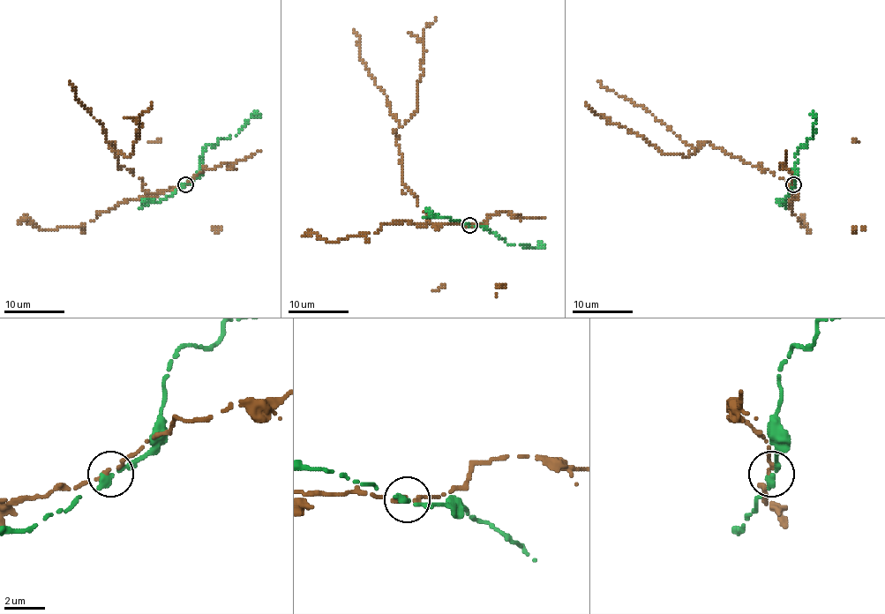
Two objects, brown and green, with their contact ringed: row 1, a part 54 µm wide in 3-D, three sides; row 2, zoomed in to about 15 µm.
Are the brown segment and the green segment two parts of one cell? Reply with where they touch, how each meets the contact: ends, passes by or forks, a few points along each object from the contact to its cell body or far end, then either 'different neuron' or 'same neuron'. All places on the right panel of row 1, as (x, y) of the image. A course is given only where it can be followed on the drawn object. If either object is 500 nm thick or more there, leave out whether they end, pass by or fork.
place (793, 184); brown passes by; green ends; course brown (792, 184), (791, 194), (785, 180), (708, 142), (686, 156), (663, 153), (642, 136), (592, 112), (586, 103); course green (794, 184), (797, 150), (809, 138), (813, 138), (815, 120), (813, 114); different neuron

